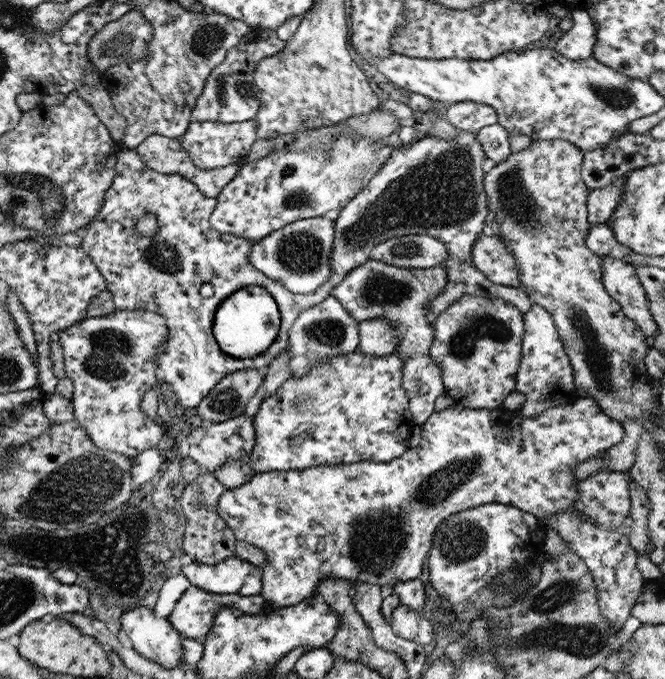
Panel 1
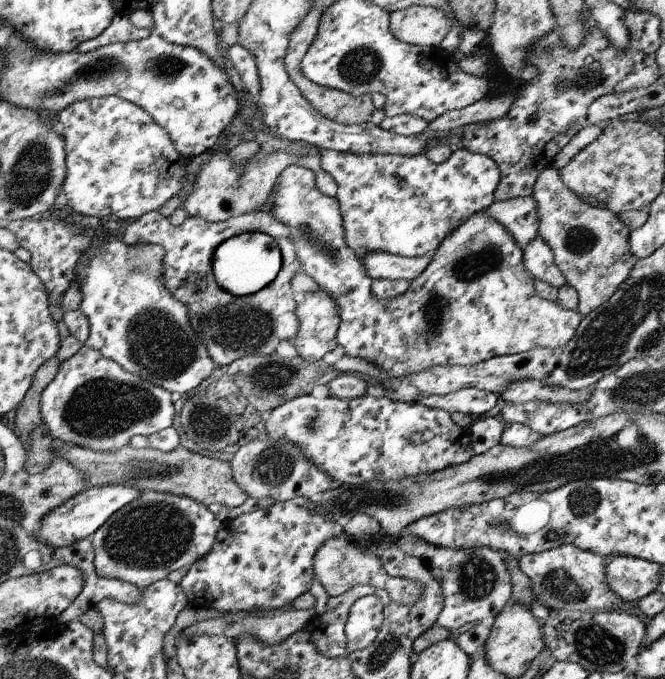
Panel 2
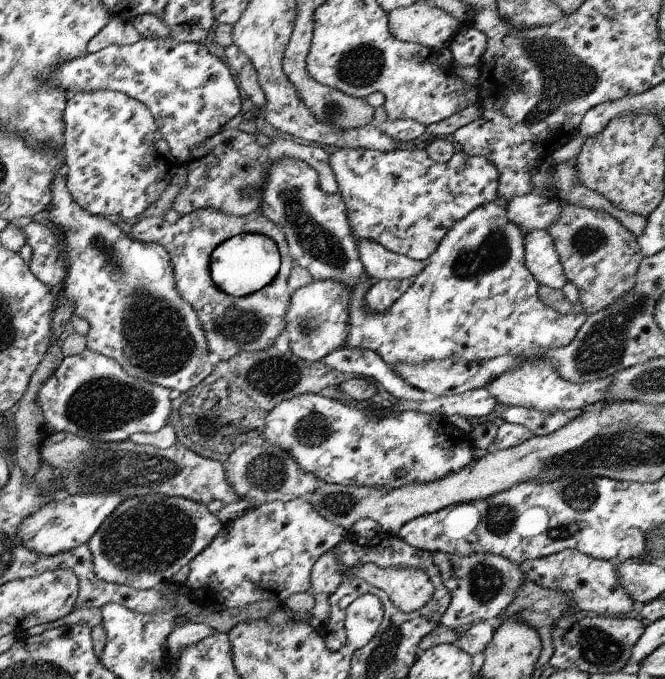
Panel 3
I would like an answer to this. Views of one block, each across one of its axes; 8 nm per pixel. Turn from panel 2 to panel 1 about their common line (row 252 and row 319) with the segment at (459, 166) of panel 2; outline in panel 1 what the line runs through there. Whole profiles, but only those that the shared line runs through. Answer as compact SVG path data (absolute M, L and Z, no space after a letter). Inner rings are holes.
M367 259L347 271L340 283L329 291L346 313L357 322L383 317L394 328L398 340L395 353L402 360L402 387L408 396L408 411L412 421L421 425L434 411L433 402L444 393L439 367L430 359L429 347L433 340L432 319L426 318L426 304L443 292L447 284L446 272L437 265L431 268L399 268L384 262Z

